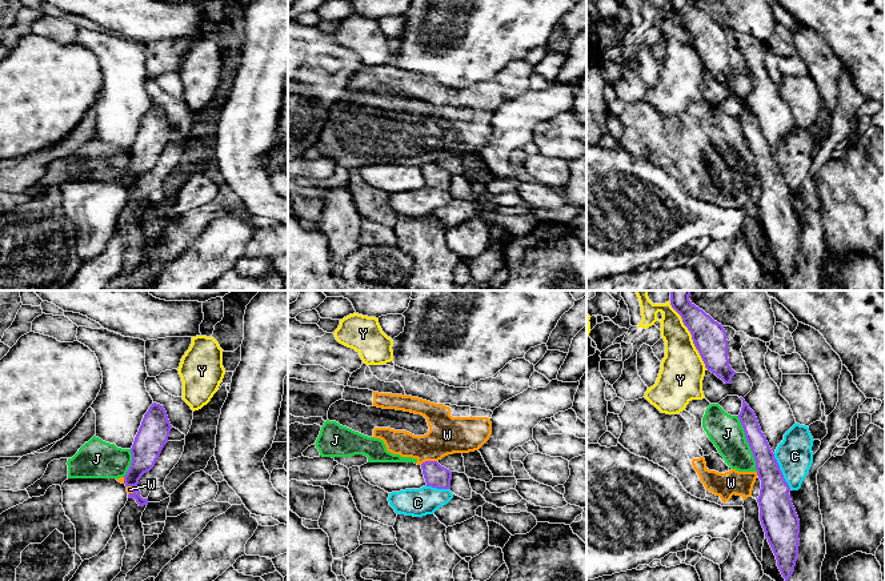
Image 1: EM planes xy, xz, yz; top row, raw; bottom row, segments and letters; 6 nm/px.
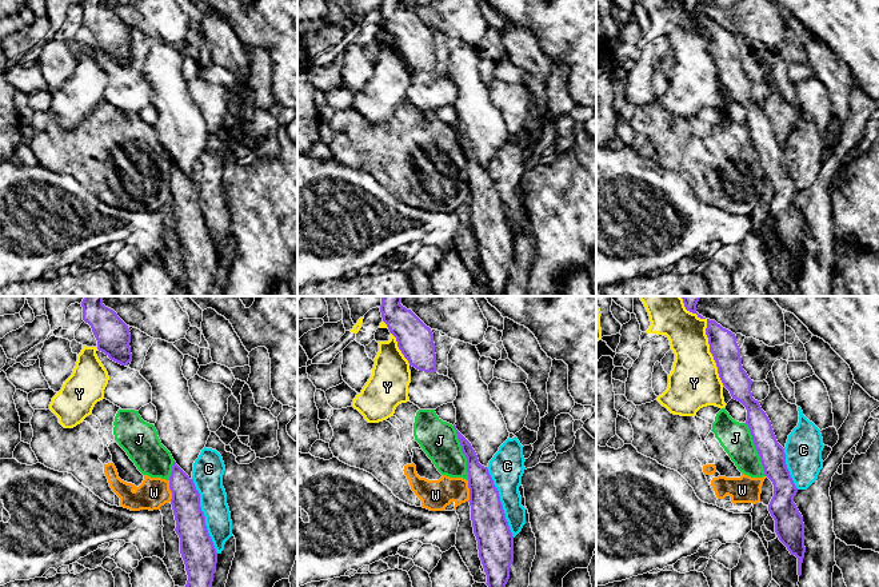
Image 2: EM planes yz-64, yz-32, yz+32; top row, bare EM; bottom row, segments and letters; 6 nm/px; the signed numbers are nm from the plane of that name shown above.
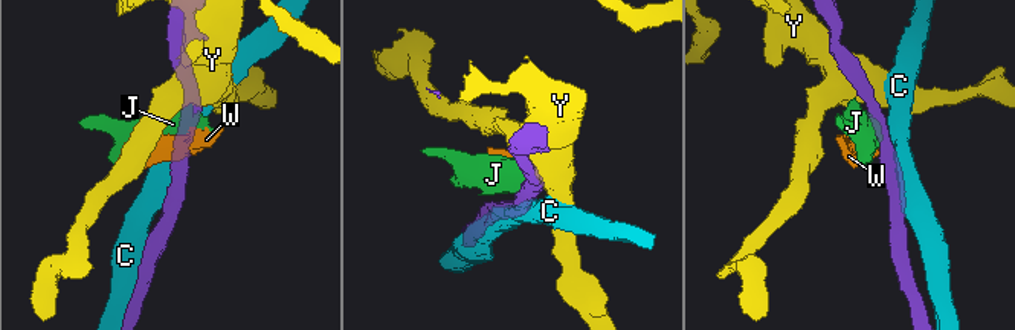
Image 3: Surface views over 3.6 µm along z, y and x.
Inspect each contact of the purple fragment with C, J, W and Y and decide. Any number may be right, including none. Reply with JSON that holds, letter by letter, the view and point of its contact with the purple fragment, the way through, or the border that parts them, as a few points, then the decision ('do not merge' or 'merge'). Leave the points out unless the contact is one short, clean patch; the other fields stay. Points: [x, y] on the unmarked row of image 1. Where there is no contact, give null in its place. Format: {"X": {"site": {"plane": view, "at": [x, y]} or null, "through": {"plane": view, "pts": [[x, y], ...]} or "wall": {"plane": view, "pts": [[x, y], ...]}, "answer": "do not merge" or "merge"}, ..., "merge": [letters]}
{"C": {"site": {"plane": "yz", "at": [780, 172]}, "answer": "do not merge"}, "J": {"site": {"plane": "yz", "at": [748, 144]}, "wall": {"plane": "yz", "pts": [[736, 117], [757, 172]]}, "answer": "do not merge"}, "W": {"site": {"plane": "xz", "at": [428, 163]}, "wall": {"plane": "xz", "pts": [[436, 161], [425, 161], [420, 165]]}, "answer": "do not merge"}, "Y": {"site": {"plane": "yz", "at": [691, 35]}, "answer": "do not merge"}, "merge": []}

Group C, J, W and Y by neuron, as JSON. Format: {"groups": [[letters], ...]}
{"groups": [["C"], ["J", "W"], ["Y"]]}

